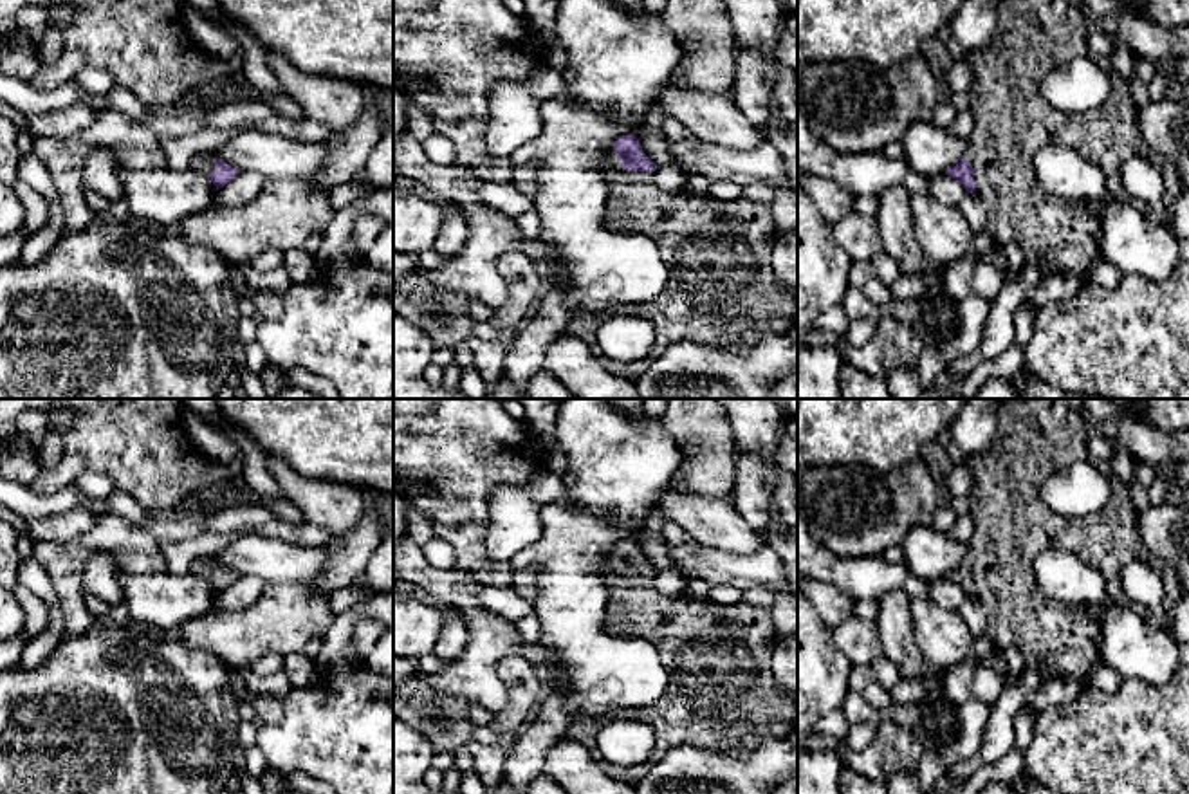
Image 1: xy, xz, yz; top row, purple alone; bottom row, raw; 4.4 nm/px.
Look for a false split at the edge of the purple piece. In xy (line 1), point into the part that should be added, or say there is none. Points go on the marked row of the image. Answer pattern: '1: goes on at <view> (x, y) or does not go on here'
1: goes on at xy (204, 163)

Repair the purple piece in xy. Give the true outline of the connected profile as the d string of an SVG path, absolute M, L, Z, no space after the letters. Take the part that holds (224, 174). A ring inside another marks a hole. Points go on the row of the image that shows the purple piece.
M213 152L193 157L191 168L207 173L217 189L229 184L240 173L240 170L215 157Z

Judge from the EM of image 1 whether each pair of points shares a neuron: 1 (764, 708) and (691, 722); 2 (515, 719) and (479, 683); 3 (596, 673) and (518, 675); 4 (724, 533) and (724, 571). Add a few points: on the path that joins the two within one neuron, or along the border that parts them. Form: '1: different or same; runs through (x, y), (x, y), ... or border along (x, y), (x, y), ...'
1: same; runs through (746, 708), (709, 708)
2: different; border along (495, 666), (506, 688), (506, 704), (495, 715)
3: different; border along (547, 677), (547, 688), (529, 717)
4: different; border along (693, 540), (742, 553), (755, 553), (762, 547)

